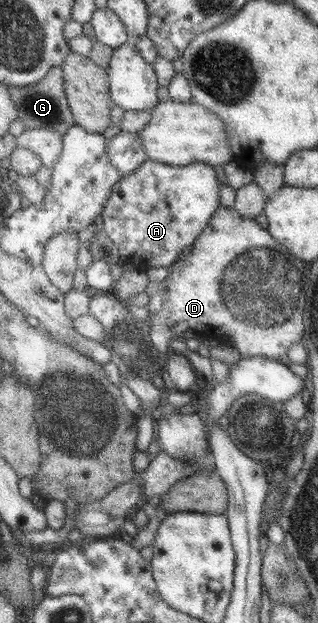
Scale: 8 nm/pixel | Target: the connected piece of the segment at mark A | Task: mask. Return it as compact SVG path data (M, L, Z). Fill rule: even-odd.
M146 159L137 172L122 177L113 187L102 215L104 232L118 248L123 261L130 261L136 265L144 264L148 268L169 268L178 254L195 242L214 215L219 206L218 186L214 167L203 163L178 167Z

